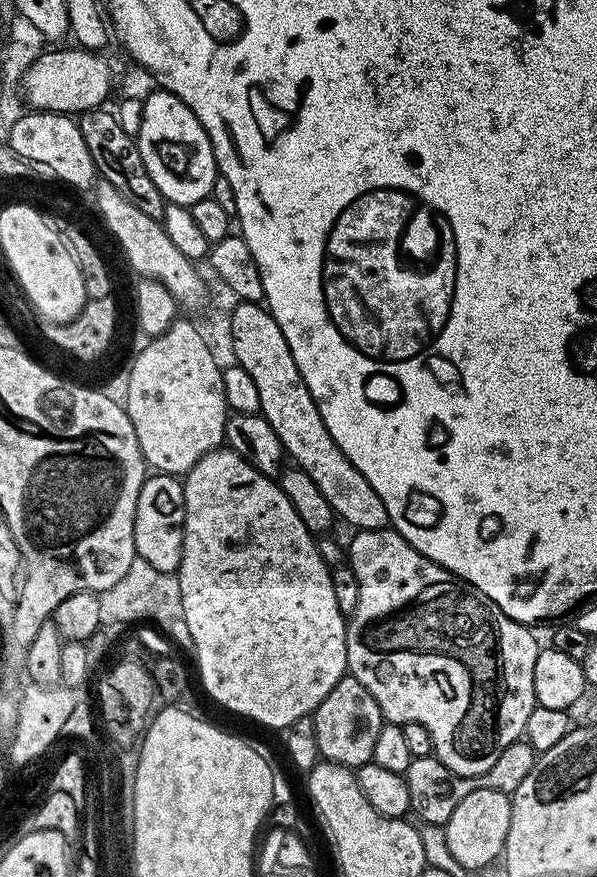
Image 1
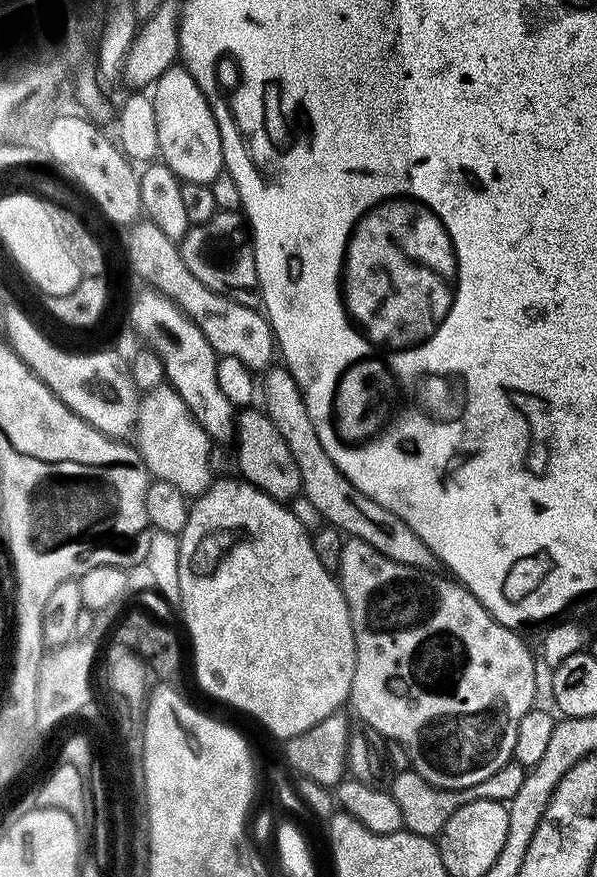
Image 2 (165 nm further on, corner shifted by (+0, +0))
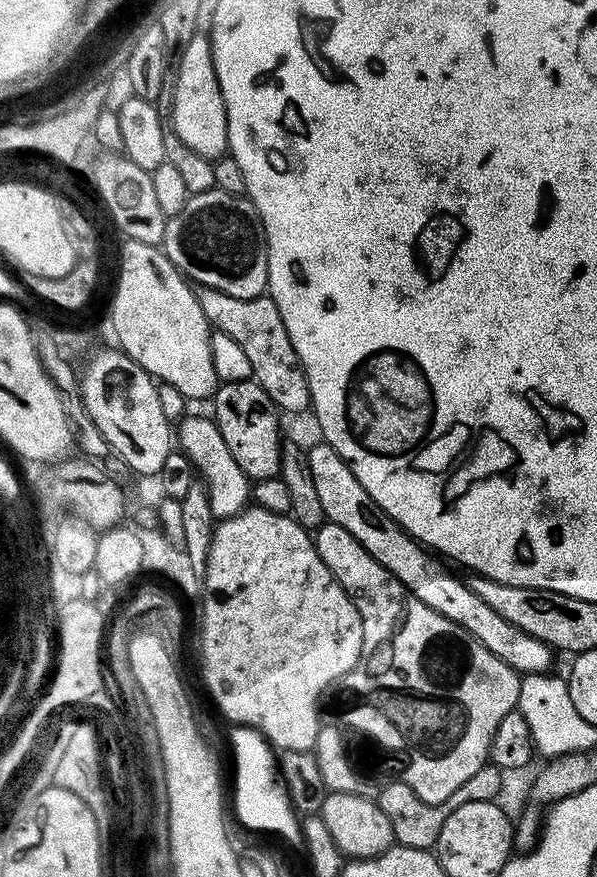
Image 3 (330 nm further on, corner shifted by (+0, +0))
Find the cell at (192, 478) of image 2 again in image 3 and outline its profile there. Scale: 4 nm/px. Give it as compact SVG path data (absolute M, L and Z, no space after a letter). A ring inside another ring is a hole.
M191 416L179 421L178 448L185 452L184 456L193 469L197 473L202 472L200 474L209 489L211 512L215 519L236 516L249 503L252 494L250 479L242 472L238 462L230 458L230 450L226 450L226 441L222 438L215 419Z

